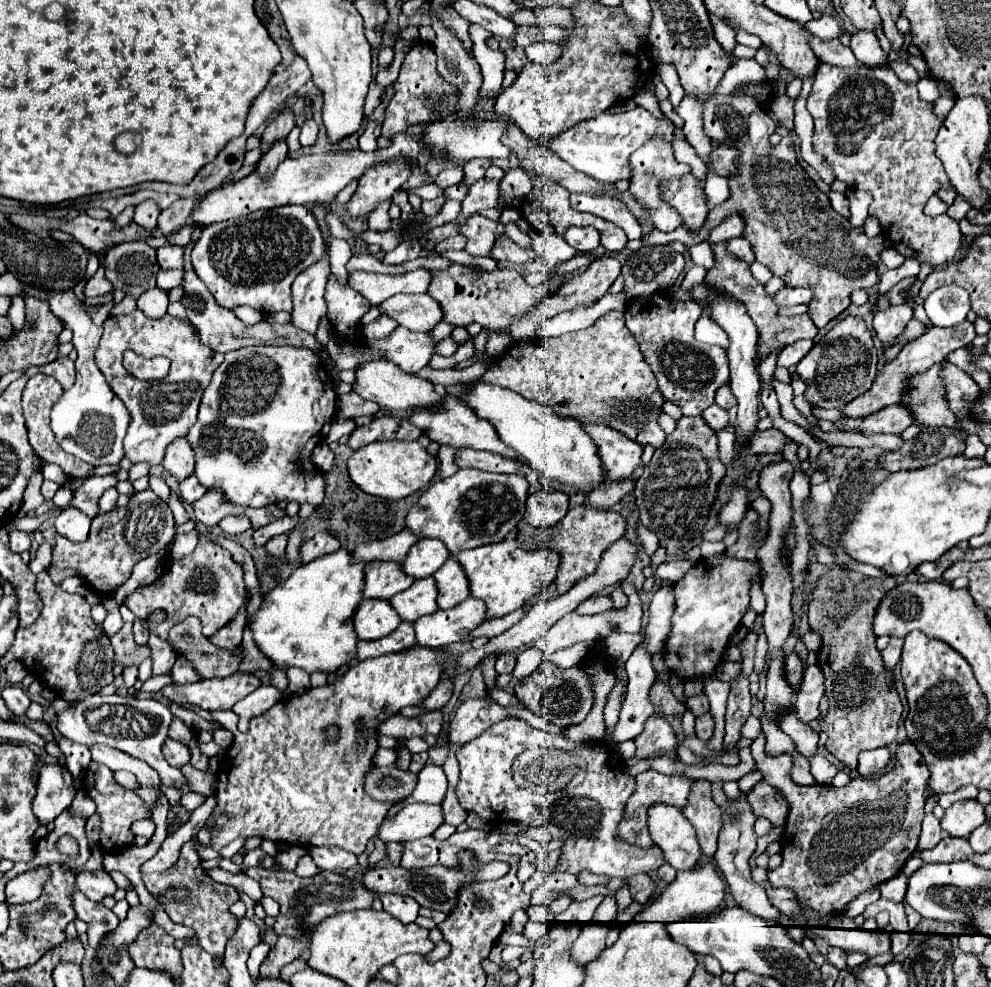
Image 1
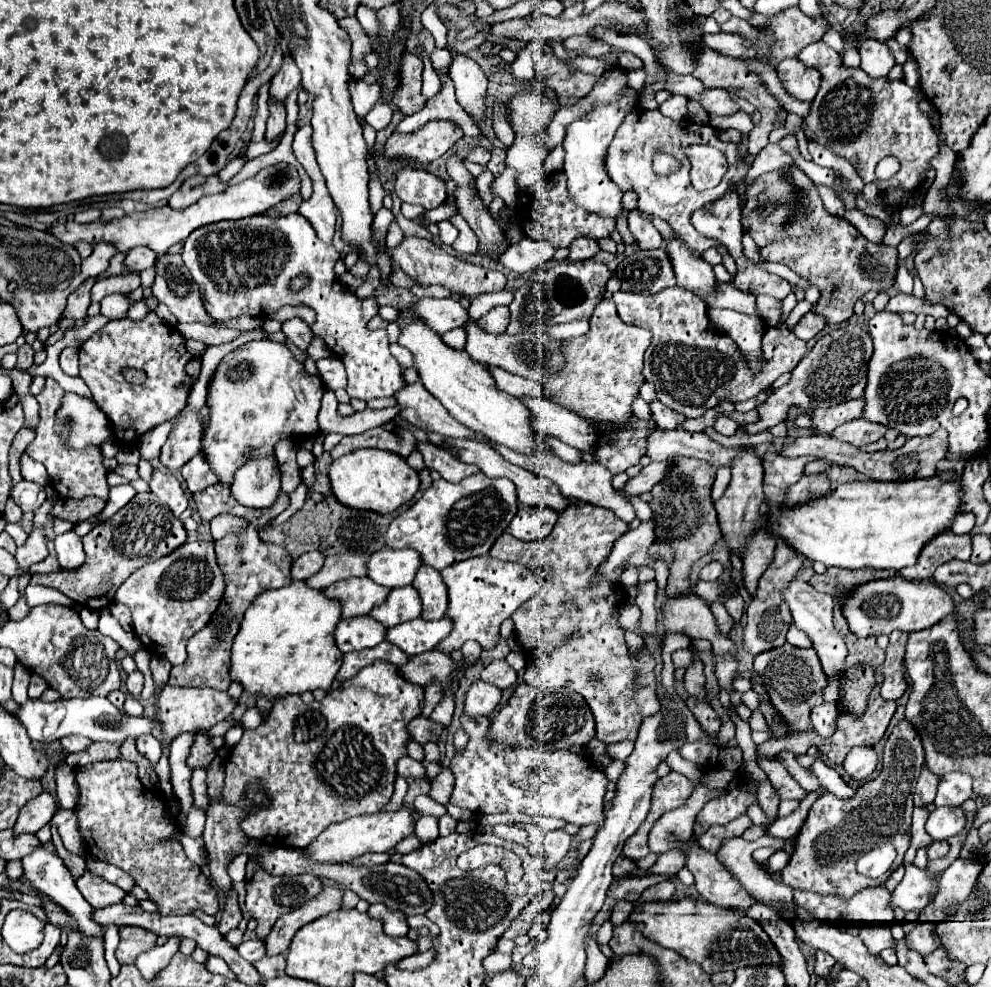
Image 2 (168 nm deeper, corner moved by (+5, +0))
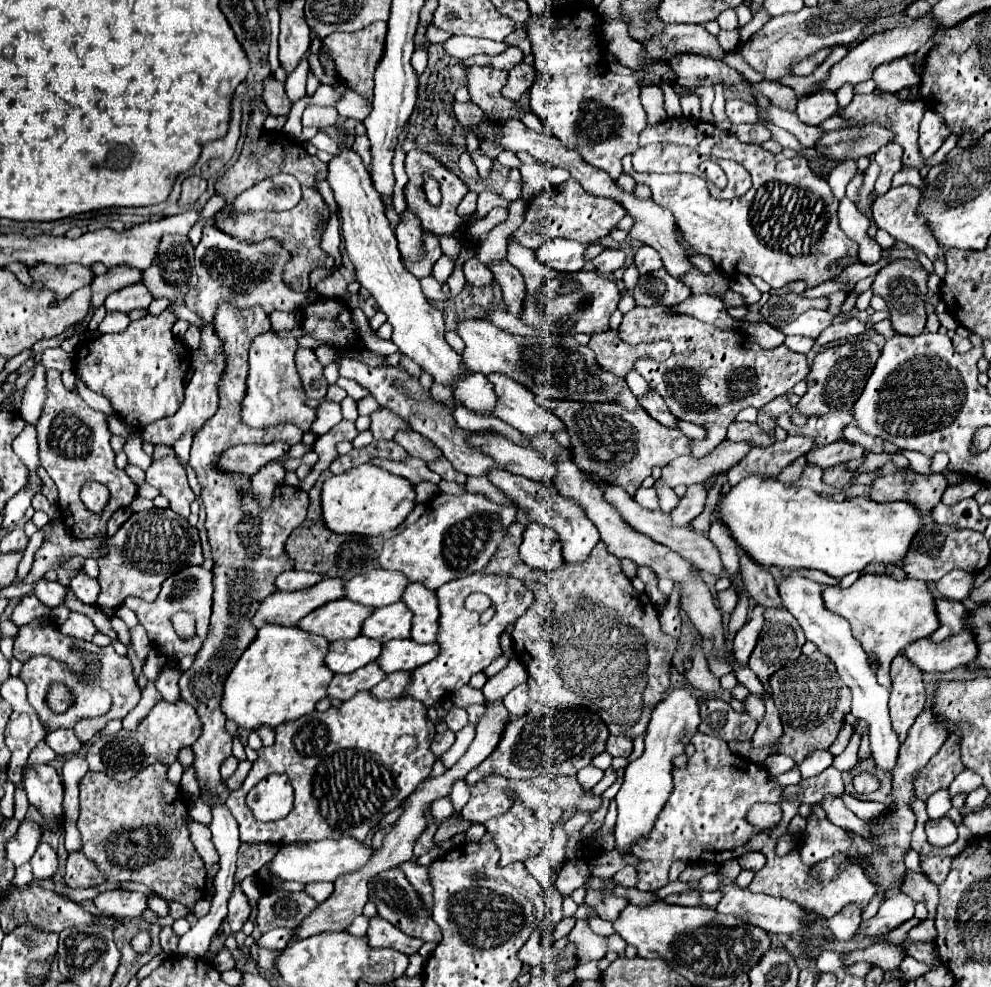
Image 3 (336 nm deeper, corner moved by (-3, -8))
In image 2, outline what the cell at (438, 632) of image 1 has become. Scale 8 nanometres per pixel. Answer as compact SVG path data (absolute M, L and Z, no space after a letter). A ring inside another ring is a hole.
M416 618L386 630L386 640L402 648L402 652L406 652L408 656L416 656L432 650L442 638L450 634L450 630L452 630L452 624L448 618L442 618L436 622Z

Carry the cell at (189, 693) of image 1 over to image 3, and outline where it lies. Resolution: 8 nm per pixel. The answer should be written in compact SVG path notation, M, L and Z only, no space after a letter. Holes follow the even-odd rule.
M160 700L150 714L140 722L138 730L120 730L118 736L98 736L86 752L86 760L90 764L90 770L94 772L104 772L114 780L130 780L134 778L140 770L144 770L150 764L174 764L178 760L178 752L186 746L192 746L198 736L202 734L202 720L198 718L198 712L194 706L186 704L184 700L178 702L168 702Z

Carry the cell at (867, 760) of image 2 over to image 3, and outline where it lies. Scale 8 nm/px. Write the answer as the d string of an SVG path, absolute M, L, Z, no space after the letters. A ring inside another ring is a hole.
M860 772L858 776L854 776L854 788L858 794L870 794L878 790L878 786L880 786L880 780L872 772Z

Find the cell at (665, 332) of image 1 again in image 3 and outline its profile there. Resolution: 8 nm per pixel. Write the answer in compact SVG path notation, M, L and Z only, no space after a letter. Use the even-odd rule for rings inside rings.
M636 306L624 314L620 336L622 340L628 340L628 344L654 340L670 340L674 344L674 352L668 360L642 360L636 364L636 370L650 388L664 398L664 402L674 402L674 416L678 420L694 422L706 428L706 440L692 442L692 456L704 456L710 448L720 444L728 424L734 422L740 410L748 406L762 408L772 398L788 394L792 386L804 380L810 372L806 354L792 352L784 344L774 350L762 350L760 346L750 344L740 332L710 326L688 314L674 312L670 306Z

